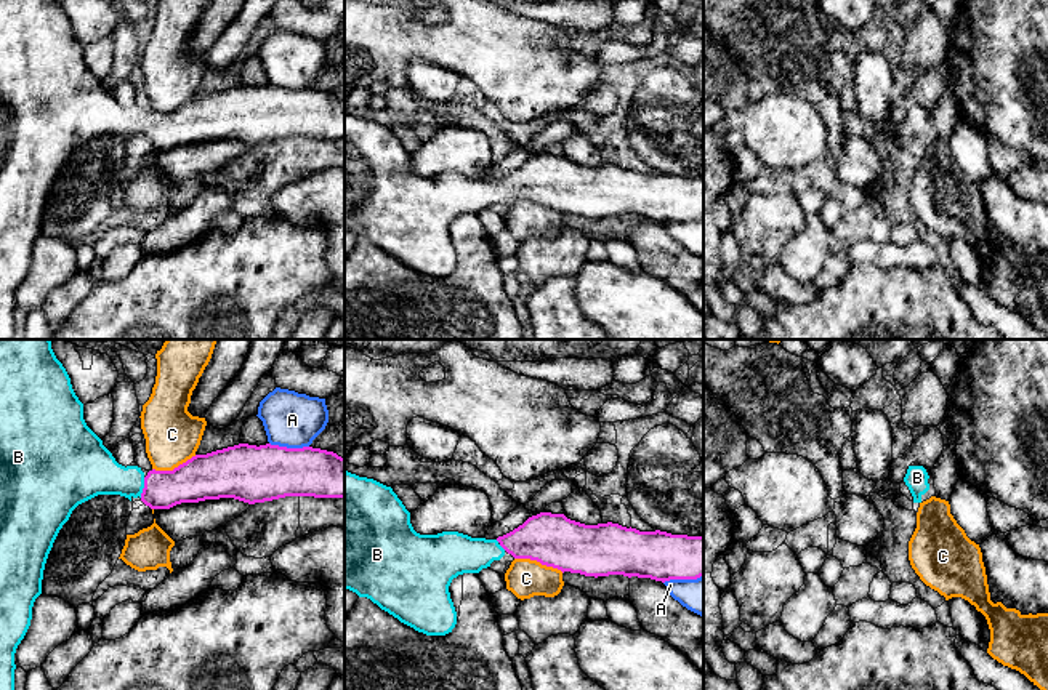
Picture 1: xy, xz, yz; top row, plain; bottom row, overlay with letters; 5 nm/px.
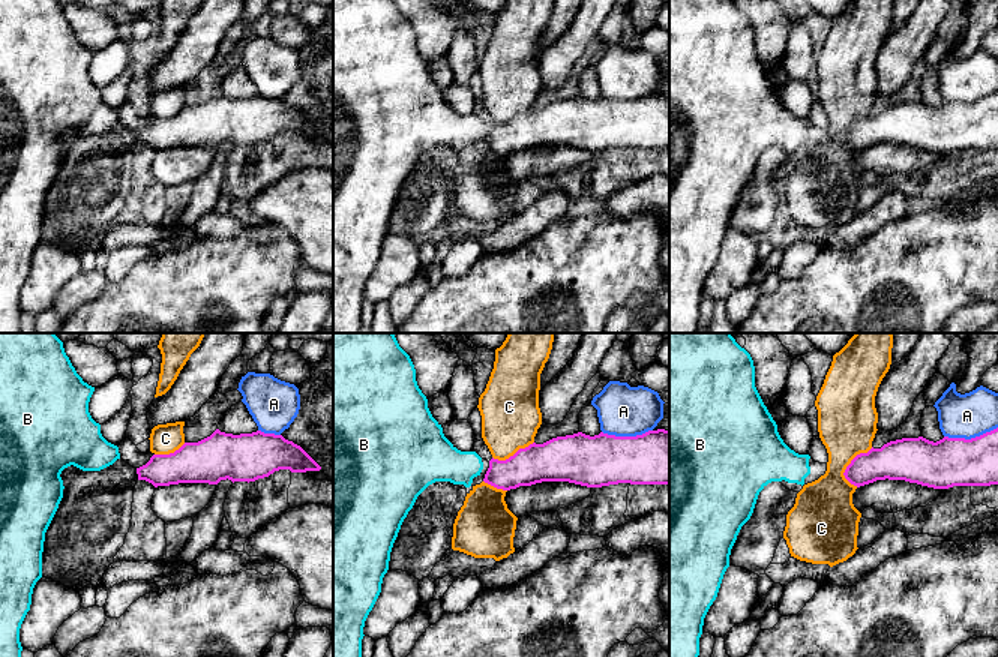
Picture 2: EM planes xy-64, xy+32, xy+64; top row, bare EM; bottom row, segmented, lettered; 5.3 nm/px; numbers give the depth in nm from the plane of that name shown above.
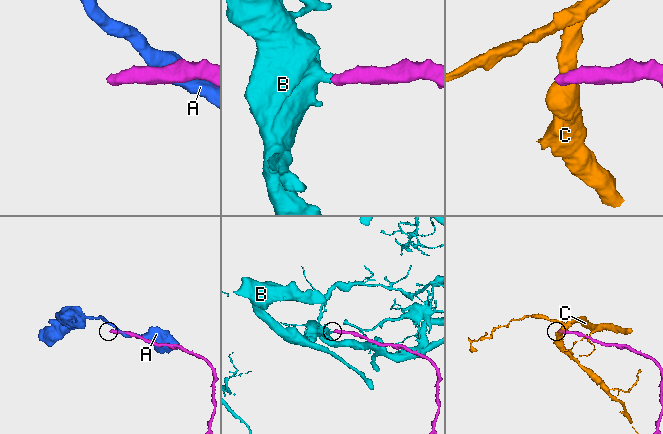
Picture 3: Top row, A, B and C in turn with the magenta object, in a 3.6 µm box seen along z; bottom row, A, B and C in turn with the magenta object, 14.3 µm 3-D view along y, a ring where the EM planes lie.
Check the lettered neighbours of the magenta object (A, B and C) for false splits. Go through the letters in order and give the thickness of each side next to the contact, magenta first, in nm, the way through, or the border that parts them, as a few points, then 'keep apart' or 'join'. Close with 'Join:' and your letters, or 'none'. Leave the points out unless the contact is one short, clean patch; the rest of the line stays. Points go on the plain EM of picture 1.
A: calibres 280 and 280 nm; keep apart
B: calibres 200 and 220 nm; way xy (193, 122), (175, 128), (145, 128), (98, 114); join
C: calibres 260 and 190 nm; border xz (515, 199), (536, 200), (563, 213); keep apart
Join: B

